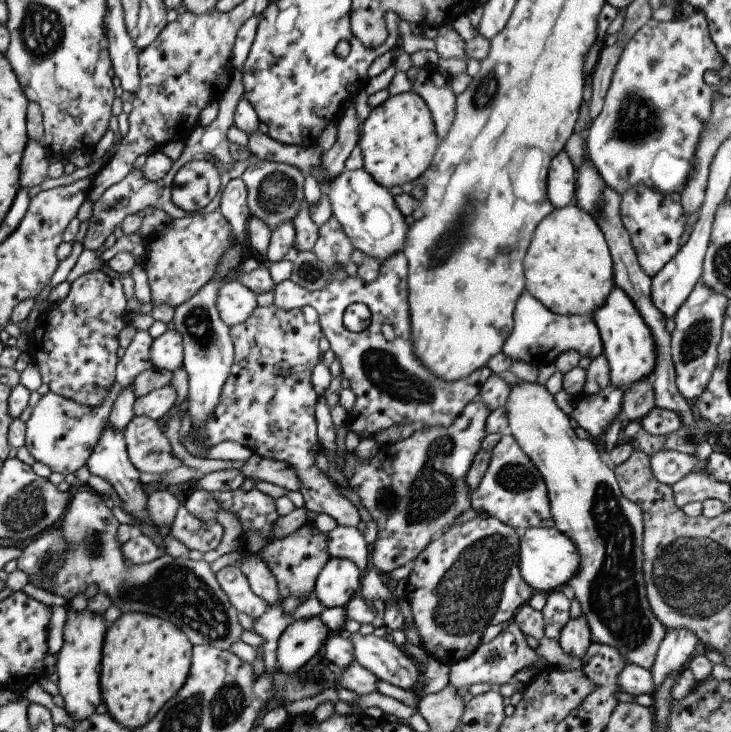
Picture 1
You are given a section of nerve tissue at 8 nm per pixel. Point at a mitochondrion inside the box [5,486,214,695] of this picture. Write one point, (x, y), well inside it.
(89, 536)

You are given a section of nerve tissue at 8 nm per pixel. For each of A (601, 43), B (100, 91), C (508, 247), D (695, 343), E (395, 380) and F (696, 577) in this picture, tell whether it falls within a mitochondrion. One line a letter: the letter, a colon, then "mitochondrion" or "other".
A: other
B: other
C: mitochondrion
D: mitochondrion
E: mitochondrion
F: mitochondrion

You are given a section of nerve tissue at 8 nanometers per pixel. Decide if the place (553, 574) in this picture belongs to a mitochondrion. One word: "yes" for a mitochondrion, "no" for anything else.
no

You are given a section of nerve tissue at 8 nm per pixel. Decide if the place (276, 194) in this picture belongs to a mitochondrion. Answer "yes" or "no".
yes

